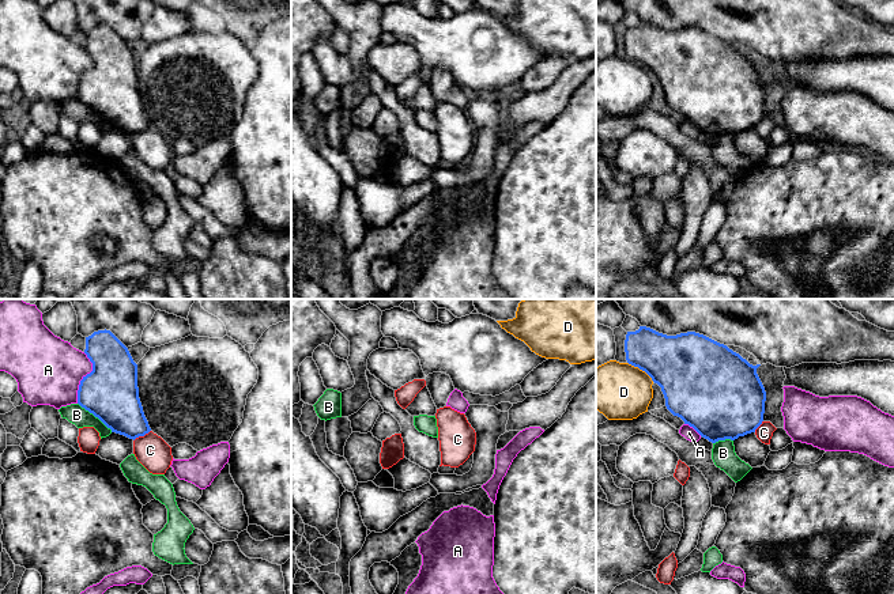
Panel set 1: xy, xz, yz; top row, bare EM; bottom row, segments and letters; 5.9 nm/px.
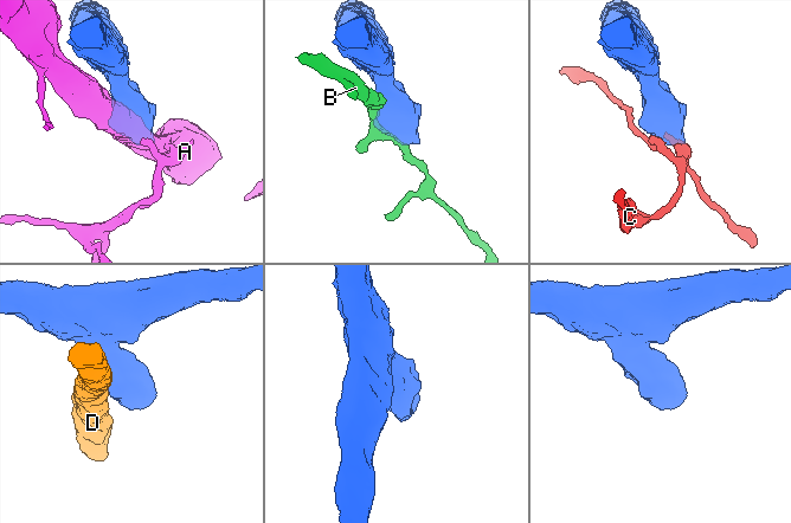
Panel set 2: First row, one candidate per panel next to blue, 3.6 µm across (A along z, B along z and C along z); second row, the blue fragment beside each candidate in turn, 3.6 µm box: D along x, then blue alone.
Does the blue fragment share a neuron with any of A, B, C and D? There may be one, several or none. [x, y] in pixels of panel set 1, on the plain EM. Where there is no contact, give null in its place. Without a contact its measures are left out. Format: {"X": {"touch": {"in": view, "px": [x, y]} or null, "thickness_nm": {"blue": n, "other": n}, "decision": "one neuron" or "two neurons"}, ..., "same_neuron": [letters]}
{"A": {"touch": {"in": "xy", "px": [83, 74]}, "thickness_nm": {"blue": 320, "other": 400}, "decision": "two neurons"}, "B": {"touch": {"in": "xy", "px": [95, 112]}, "thickness_nm": {"blue": 320, "other": 120}, "decision": "two neurons"}, "C": {"touch": {"in": "xy", "px": [142, 131]}, "thickness_nm": {"blue": 280, "other": 190}, "decision": "two neurons"}, "D": {"touch": {"in": "yz", "px": [641, 64]}, "thickness_nm": {"blue": 380, "other": 340}, "decision": "two neurons"}, "same_neuron": []}

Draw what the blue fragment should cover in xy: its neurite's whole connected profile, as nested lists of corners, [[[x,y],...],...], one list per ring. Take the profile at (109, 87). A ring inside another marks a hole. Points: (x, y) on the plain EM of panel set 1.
[[[105,24],[86,33],[84,49],[93,58],[93,67],[80,76],[78,99],[98,113],[112,128],[133,136],[148,129],[151,124],[139,94],[137,60],[128,43]]]

